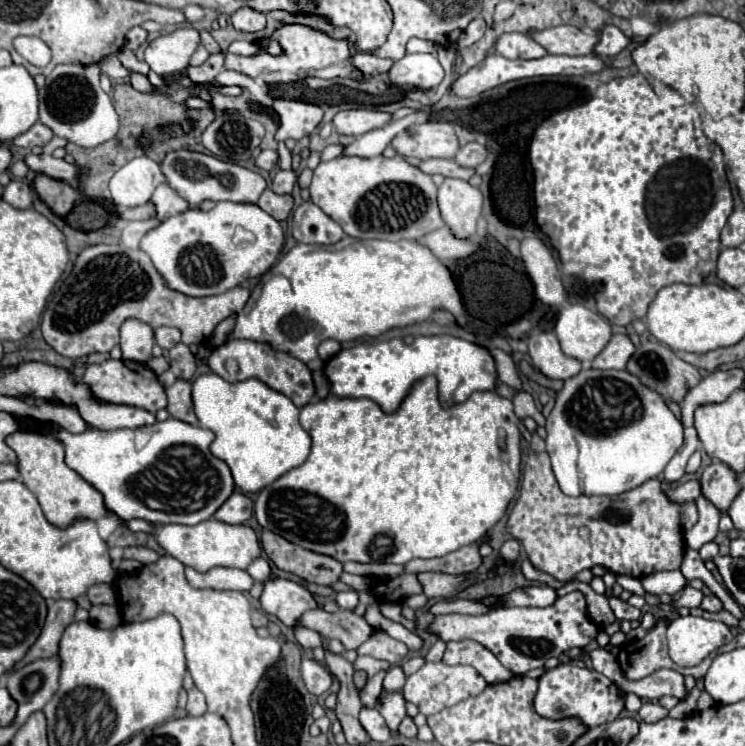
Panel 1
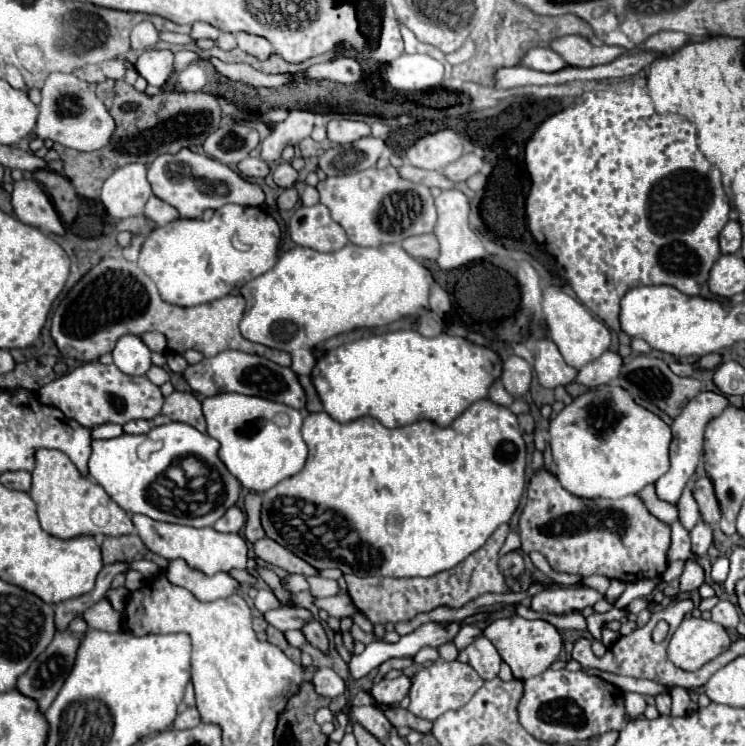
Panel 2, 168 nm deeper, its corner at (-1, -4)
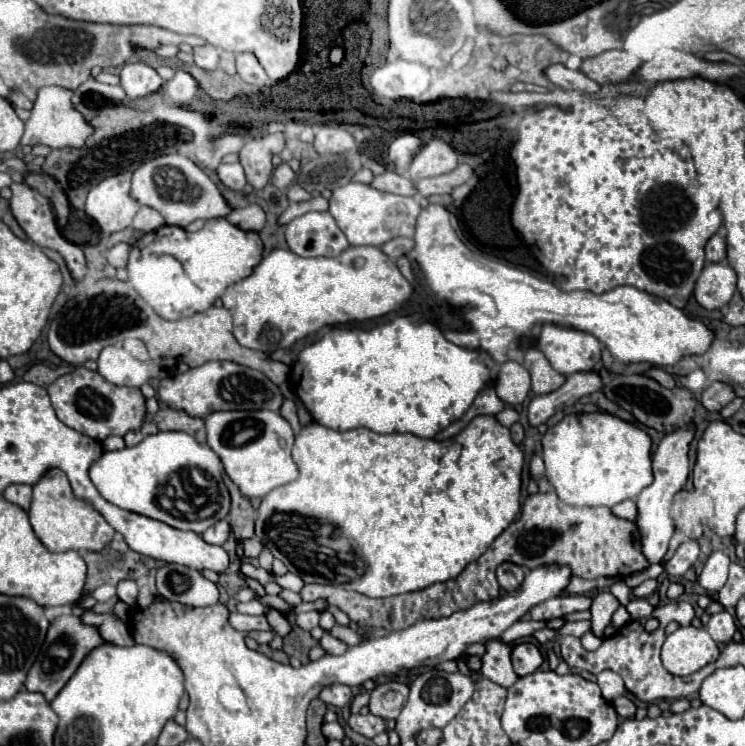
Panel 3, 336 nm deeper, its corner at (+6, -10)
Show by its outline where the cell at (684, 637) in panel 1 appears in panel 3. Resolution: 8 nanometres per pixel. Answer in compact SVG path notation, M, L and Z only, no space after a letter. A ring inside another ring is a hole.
M680 626L676 632L666 636L662 646L662 664L674 676L690 676L714 662L718 654L720 648L706 630Z

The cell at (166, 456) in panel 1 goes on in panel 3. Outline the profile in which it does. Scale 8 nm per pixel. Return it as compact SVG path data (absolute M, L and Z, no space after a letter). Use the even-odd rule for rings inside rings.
M158 432L132 448L104 452L90 466L90 480L110 504L196 534L206 532L218 520L226 518L230 510L230 494L222 480L220 458L186 432ZM192 468L198 468L206 480L198 488L190 478Z

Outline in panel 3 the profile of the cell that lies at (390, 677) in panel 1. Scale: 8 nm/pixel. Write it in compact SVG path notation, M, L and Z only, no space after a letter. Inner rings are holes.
M386 682L372 690L370 694L370 712L384 720L398 718L404 702L408 698L408 686L402 682Z

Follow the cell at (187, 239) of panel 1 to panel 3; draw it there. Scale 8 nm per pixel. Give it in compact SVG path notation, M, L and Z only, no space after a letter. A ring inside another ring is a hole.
M212 218L198 232L162 226L144 234L130 252L128 280L148 300L158 316L180 320L208 310L228 286L248 278L264 254L258 232L246 232L226 218Z

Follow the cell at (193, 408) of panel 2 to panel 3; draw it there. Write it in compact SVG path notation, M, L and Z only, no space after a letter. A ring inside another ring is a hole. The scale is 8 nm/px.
M162 408L154 416L154 422L158 430L182 430L194 436L200 444L206 442L206 430L204 430L204 420L194 418L186 414L184 410L174 410L174 408Z

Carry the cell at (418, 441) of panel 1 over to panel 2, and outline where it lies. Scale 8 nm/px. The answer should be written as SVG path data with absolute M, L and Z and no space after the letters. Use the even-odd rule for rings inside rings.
M479 400L479 402L471 404L469 410L465 410L447 428L439 428L433 422L417 422L413 426L389 430L389 428L381 426L379 422L375 422L373 418L361 418L361 420L355 420L349 424L339 424L327 412L317 412L317 414L309 414L305 418L303 440L309 448L307 464L303 466L303 470L299 474L279 482L277 486L273 486L271 490L267 490L263 494L261 522L263 522L265 534L271 540L275 540L283 548L291 550L295 556L303 558L307 564L315 566L317 570L339 568L343 574L359 574L361 578L375 576L375 574L393 576L393 578L415 578L415 576L427 578L427 576L439 574L443 570L451 570L459 562L463 562L469 554L479 550L479 546L483 546L483 542L487 542L487 538L501 524L511 520L513 512L519 508L519 500L521 500L523 488L525 488L525 464L527 464L525 456L527 456L527 452L525 452L523 436L519 432L517 416L509 408L497 406L489 400Z

